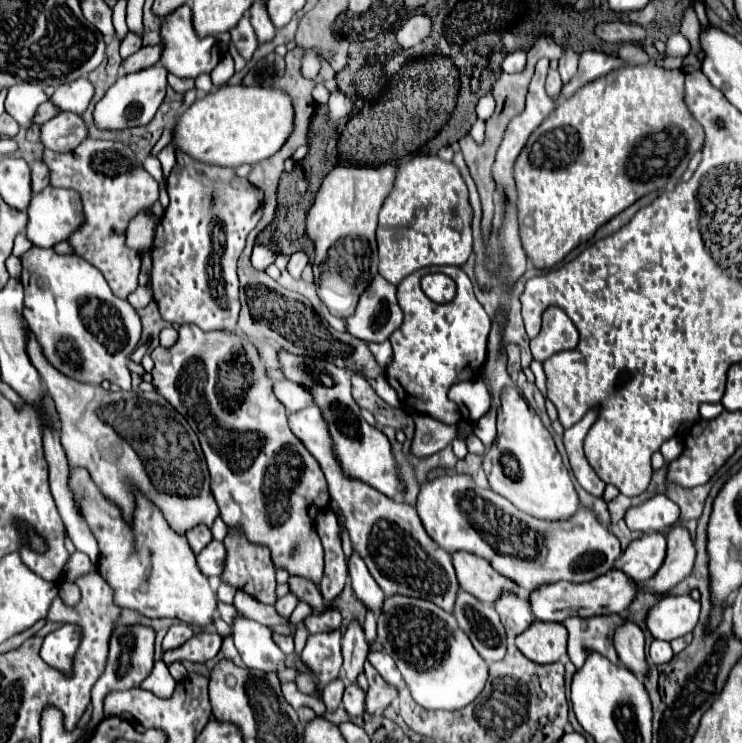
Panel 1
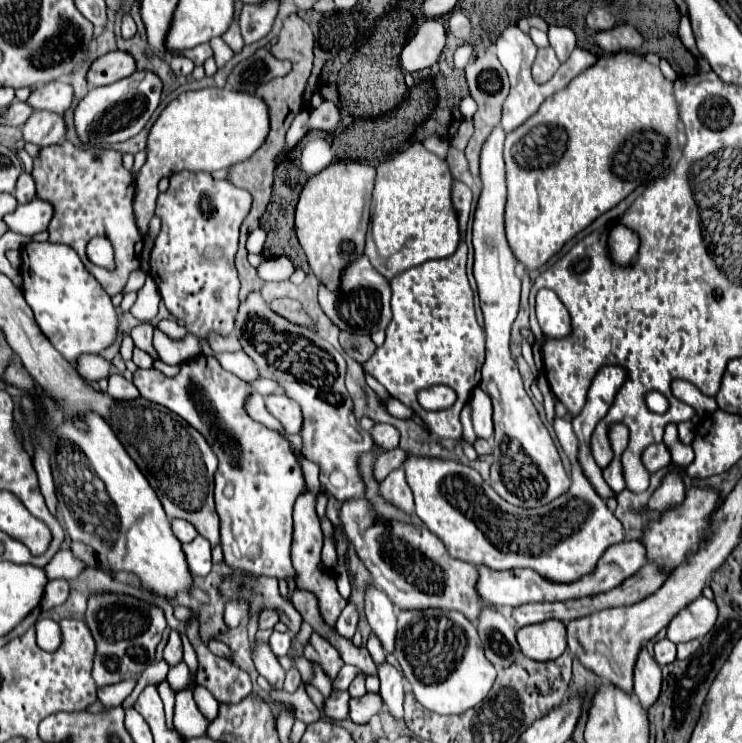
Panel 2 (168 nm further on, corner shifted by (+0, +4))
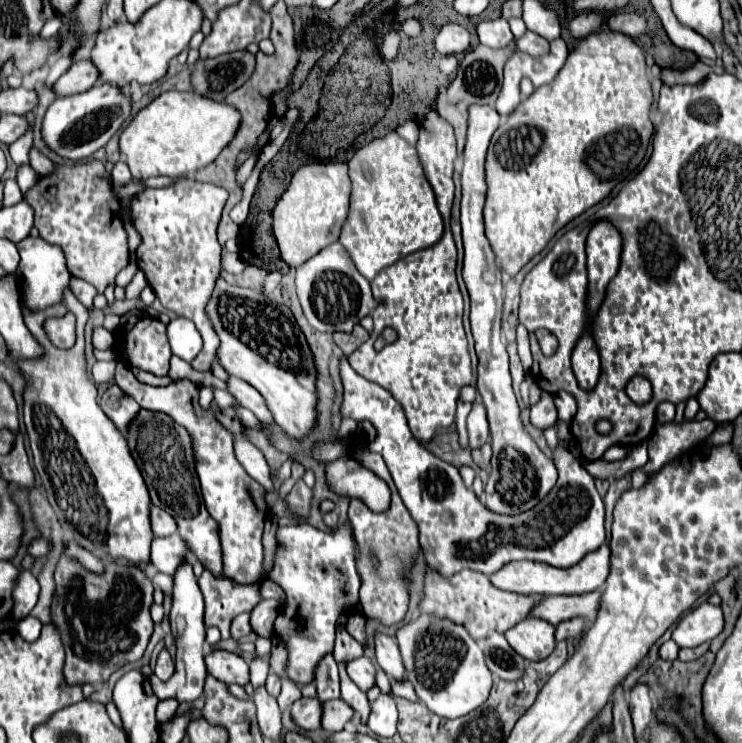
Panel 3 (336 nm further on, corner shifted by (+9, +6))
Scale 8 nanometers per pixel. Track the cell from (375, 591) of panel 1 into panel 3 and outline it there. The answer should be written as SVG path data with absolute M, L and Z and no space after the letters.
M377 635L375 637L375 659L377 665L387 673L389 679L393 681L405 681L405 665L401 661L401 653L397 643L387 637L387 635Z

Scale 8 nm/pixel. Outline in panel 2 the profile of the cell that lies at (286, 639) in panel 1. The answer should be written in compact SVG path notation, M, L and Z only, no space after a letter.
M274 631L272 637L270 637L270 645L272 645L272 649L274 649L276 653L288 655L288 651L290 651L290 647L292 647L292 639L290 639L288 633L278 633L278 631Z

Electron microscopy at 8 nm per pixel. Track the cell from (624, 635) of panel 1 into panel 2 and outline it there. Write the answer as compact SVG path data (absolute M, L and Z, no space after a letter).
M642 647L634 667L634 695L640 699L644 709L648 709L658 699L660 685L662 685L660 665L646 651L646 647Z

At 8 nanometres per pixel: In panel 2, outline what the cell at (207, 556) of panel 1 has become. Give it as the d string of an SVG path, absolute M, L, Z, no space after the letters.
M202 535L196 537L196 541L182 545L186 553L186 561L190 565L190 571L194 577L206 577L212 571L212 555L210 555L210 541L206 541Z

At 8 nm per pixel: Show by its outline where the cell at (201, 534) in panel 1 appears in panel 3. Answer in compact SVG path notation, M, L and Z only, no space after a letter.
M151 505L149 519L151 519L153 535L157 535L157 537L167 537L167 535L171 535L171 533L177 531L177 525L173 523L173 517L167 511L159 509L159 507L153 507Z

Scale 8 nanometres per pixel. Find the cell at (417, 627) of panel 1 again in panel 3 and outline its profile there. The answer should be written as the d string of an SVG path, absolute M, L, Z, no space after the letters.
M419 615L417 621L411 621L397 631L397 641L409 683L419 701L423 701L433 713L457 719L487 701L491 691L491 671L485 665L483 651L463 627L457 627L457 623L449 619Z

